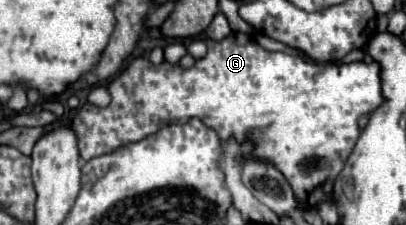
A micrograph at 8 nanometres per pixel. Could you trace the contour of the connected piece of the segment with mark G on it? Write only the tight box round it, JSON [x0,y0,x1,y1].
[72,33,384,195]

